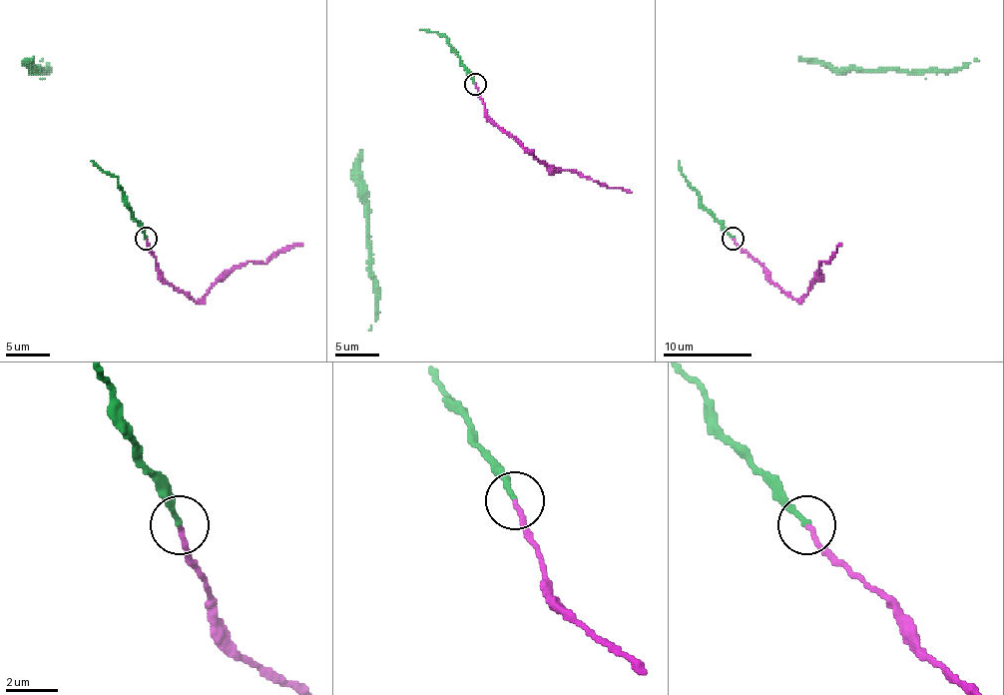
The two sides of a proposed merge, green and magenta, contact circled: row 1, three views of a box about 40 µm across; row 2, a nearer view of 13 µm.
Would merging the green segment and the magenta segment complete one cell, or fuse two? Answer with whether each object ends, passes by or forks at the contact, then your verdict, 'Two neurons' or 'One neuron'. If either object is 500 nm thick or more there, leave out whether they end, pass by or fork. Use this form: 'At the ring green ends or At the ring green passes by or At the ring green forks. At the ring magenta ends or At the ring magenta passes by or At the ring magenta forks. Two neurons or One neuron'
At the ring green ends. At the ring magenta ends. One neuron

